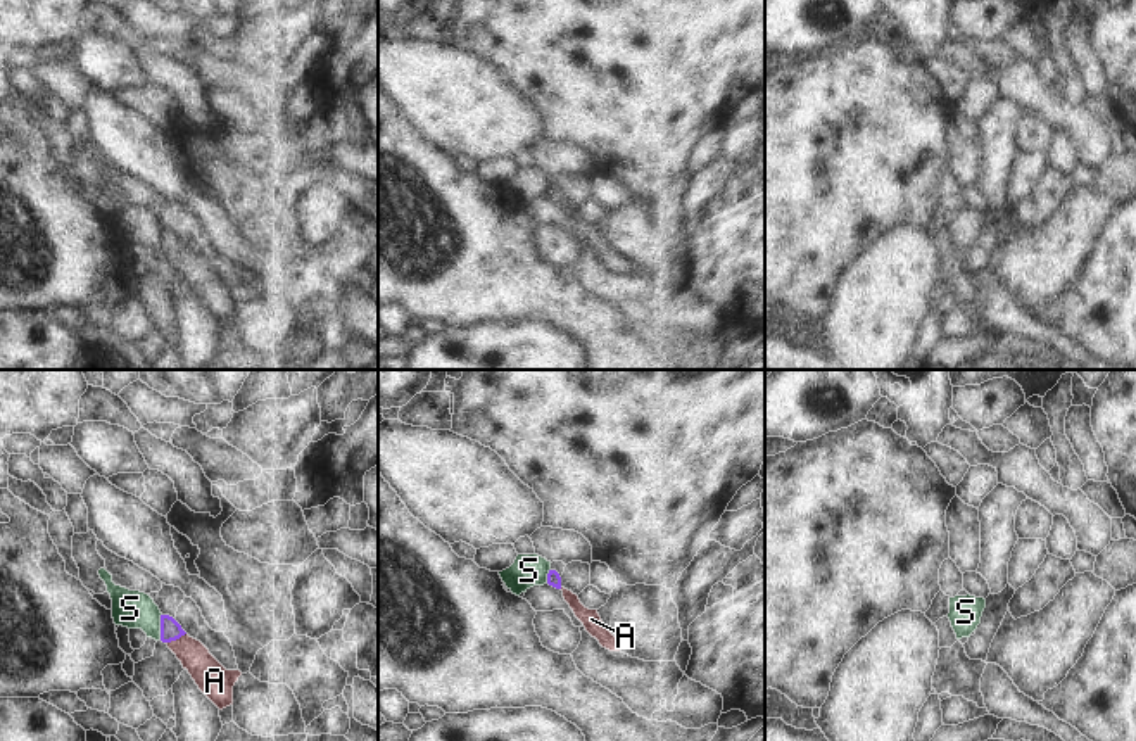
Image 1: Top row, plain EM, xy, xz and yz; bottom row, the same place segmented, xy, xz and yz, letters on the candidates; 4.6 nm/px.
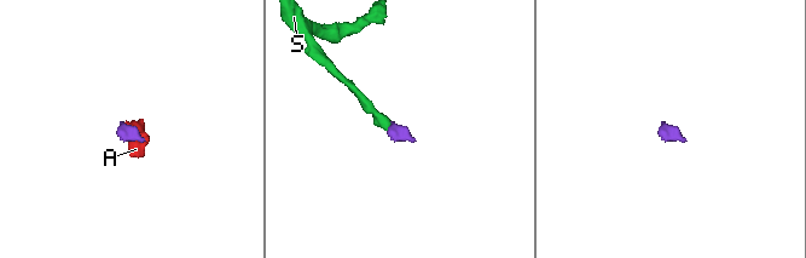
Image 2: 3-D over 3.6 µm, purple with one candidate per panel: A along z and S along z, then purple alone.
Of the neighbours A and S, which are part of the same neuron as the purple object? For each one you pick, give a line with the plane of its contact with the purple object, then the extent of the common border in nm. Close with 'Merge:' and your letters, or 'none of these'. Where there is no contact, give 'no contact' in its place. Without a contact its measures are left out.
Merge: none of these

